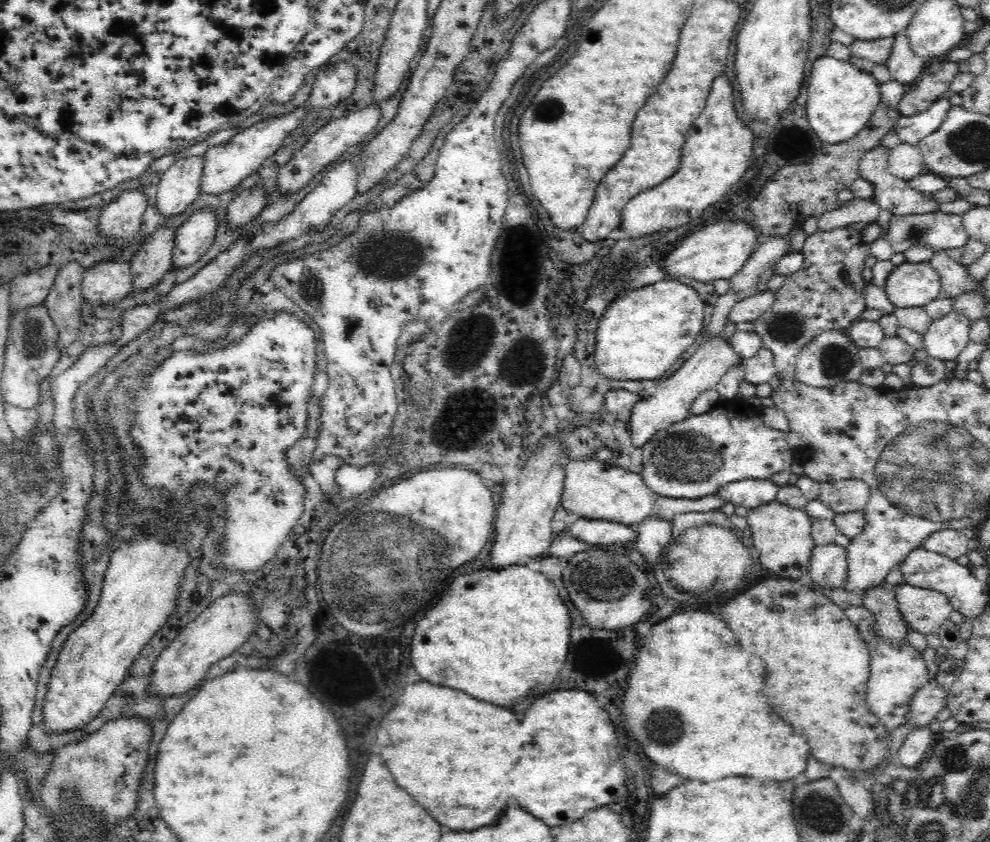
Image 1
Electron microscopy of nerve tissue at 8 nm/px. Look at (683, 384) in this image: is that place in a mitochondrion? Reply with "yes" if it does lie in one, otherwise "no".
no

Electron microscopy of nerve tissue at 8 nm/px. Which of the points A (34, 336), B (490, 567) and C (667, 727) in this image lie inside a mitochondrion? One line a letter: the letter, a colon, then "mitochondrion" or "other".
A: mitochondrion
B: other
C: mitochondrion

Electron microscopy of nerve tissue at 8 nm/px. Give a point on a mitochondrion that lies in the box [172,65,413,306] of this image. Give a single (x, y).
(381, 266)

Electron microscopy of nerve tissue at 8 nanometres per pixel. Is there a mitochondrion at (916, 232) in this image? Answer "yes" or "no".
yes

